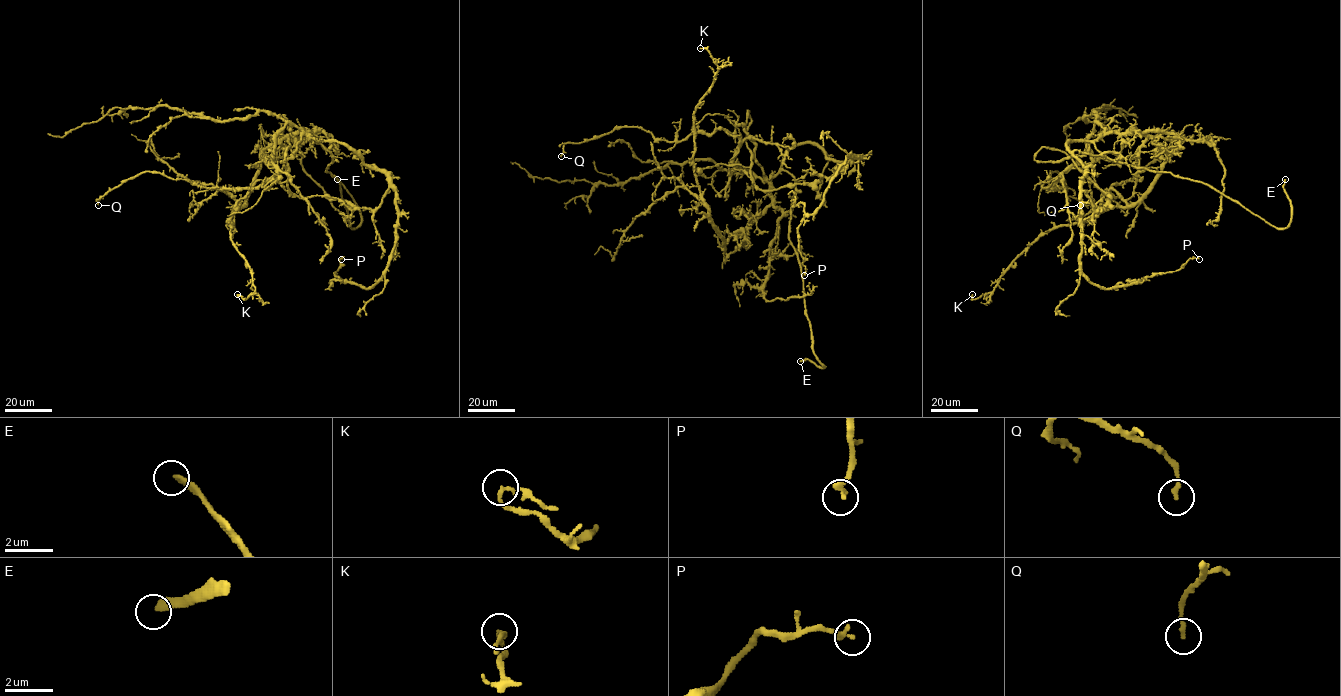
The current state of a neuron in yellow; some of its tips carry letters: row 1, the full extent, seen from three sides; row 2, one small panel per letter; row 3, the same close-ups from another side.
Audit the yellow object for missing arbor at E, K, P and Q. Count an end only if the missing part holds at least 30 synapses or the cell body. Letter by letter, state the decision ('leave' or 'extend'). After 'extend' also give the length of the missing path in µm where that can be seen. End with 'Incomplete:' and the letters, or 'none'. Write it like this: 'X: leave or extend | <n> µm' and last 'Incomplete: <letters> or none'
E: extend | 40 µm
K: leave
P: leave
Q: leave
Incomplete: E

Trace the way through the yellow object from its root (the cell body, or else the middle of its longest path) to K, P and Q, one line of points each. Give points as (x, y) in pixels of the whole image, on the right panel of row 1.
K: (1107, 134), (1137, 130), (1162, 148), (1155, 183), (1133, 203), (1050, 229), (992, 291), (972, 294)
P: (1107, 134), (1067, 143), (1085, 167), (1080, 271), (1092, 283), (1112, 288), (1176, 271), (1190, 258), (1199, 259)
Q: (1107, 134), (1096, 123), (1088, 141), (1091, 162), (1071, 165), (1053, 184), (1065, 188), (1051, 173), (1080, 205)

